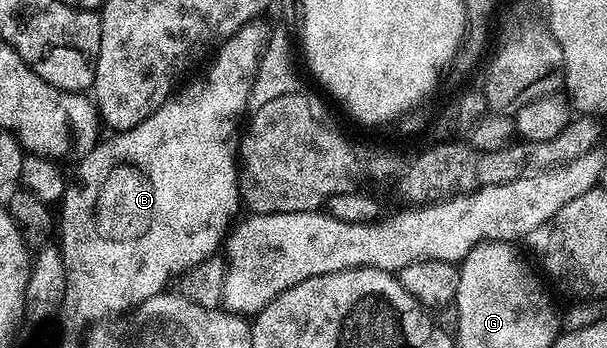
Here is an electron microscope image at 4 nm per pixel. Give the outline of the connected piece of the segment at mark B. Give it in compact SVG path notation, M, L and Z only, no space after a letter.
M260 20L248 22L234 37L227 38L225 42L220 43L211 59L213 62L212 67L208 70L208 78L200 78L197 82L190 83L188 87L185 85L183 89L173 93L171 98L164 101L149 118L142 120L142 124L108 136L112 138L105 137L96 143L96 147L85 158L79 159L80 186L69 185L58 206L58 245L66 270L65 298L58 313L58 322L63 329L65 326L68 330L84 330L91 322L100 322L103 318L117 317L116 319L119 319L121 316L127 315L154 296L165 293L171 287L168 285L171 284L172 278L174 282L187 274L189 270L193 270L198 264L202 264L202 260L213 257L219 251L216 250L219 246L221 249L222 243L233 225L232 217L235 216L236 209L241 209L242 206L238 181L238 131L242 126L242 118L240 122L239 114L249 109L251 88L260 57L263 56L266 29L264 30L262 23L263 21Z

